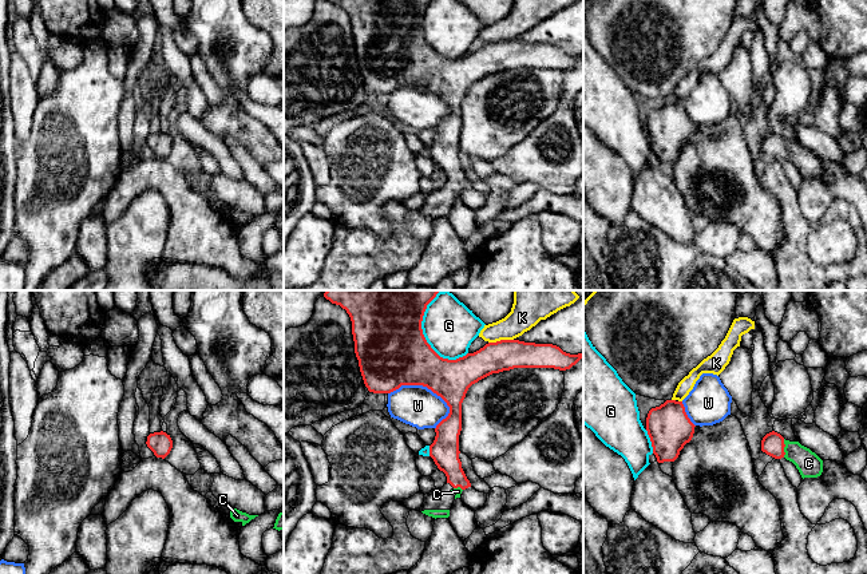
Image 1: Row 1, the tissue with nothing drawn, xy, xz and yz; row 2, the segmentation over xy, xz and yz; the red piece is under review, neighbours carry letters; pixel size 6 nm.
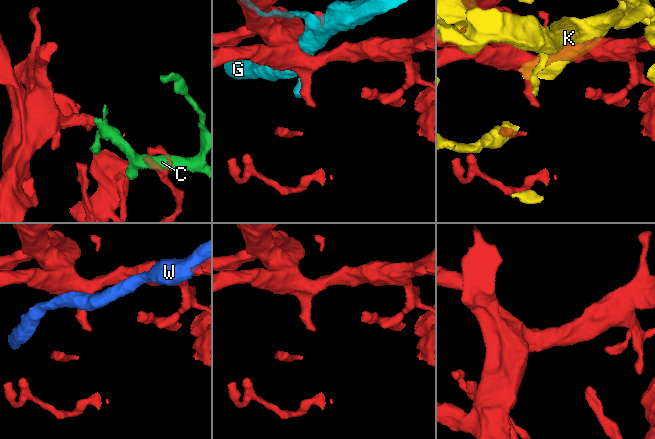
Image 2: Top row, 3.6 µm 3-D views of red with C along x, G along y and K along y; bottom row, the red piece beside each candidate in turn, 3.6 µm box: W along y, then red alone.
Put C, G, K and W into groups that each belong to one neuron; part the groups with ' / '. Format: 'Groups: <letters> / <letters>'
Groups: C / G / K / W

